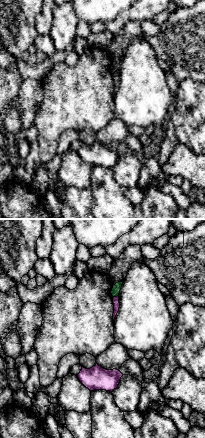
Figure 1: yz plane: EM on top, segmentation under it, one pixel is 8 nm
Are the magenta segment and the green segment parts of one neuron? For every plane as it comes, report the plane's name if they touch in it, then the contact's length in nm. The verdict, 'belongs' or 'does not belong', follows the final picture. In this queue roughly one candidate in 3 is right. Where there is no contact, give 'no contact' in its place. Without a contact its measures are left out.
yz | 50 nm

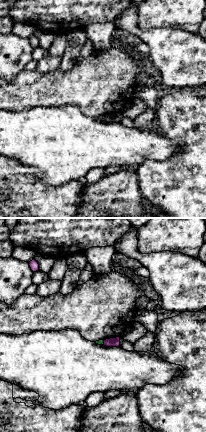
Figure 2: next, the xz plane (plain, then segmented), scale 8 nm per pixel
xz | 50 nm

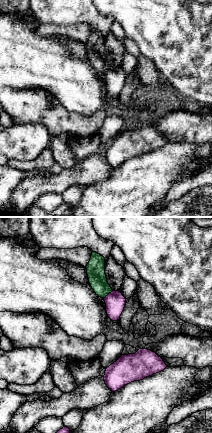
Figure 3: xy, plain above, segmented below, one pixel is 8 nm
xy | 100 nm

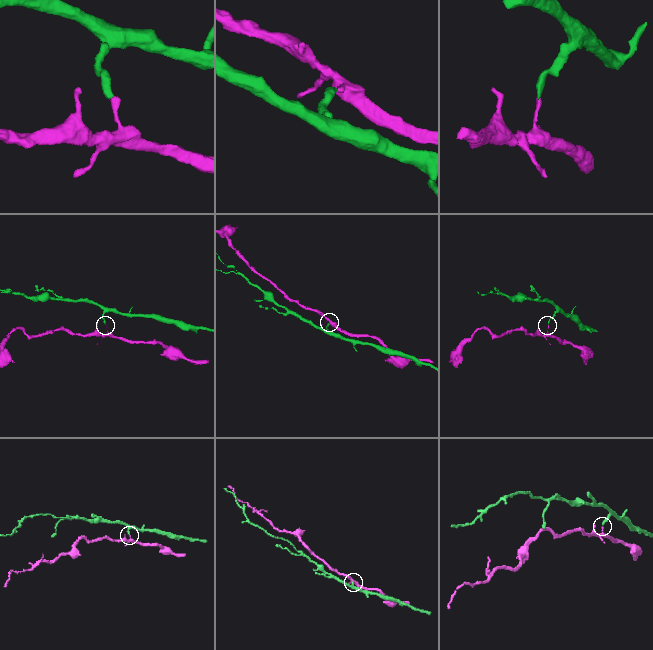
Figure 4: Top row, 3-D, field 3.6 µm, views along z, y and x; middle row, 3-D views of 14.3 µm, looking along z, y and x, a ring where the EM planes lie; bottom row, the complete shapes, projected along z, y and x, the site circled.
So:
does not belong

